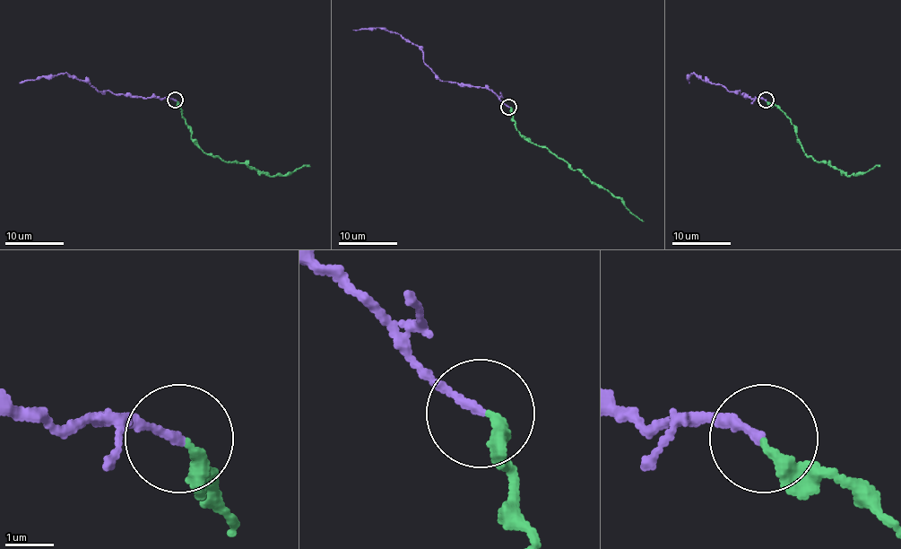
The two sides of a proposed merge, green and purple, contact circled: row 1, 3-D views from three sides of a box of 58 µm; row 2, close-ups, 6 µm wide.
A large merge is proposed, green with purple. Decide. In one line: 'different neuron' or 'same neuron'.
same neuron

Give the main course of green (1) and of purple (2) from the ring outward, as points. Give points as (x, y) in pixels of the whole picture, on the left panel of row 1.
1: (176, 100), (192, 140), (203, 152), (271, 176), (286, 176), (305, 165), (309, 167)
2: (176, 100), (99, 91), (65, 73), (20, 82)

